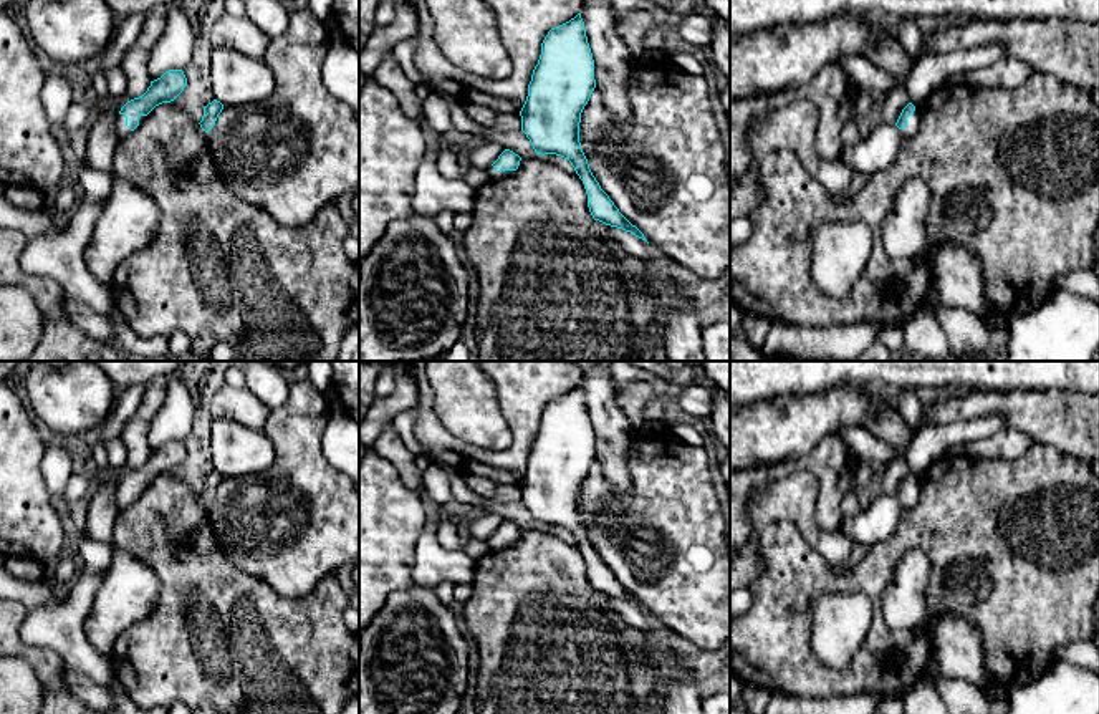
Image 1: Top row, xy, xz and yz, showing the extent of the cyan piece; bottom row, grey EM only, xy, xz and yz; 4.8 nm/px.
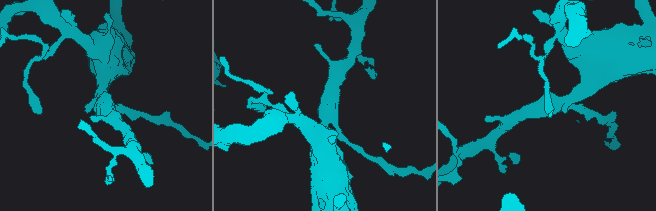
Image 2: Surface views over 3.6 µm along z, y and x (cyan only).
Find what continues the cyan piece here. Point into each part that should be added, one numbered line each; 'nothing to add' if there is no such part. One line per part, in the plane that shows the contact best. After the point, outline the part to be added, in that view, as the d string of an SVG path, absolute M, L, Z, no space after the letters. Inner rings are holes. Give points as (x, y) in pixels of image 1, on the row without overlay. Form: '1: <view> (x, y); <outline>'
1: yz (914, 491); M915 477L915 482L907 489L907 497L904 500L900 500L900 505L904 509L910 509L919 502L919 495L920 495L920 484L919 484L919 477Z

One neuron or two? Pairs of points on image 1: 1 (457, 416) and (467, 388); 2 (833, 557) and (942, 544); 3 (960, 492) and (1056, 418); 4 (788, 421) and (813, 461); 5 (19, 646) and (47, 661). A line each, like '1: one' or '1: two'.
1: one
2: two
3: two
4: two
5: one

